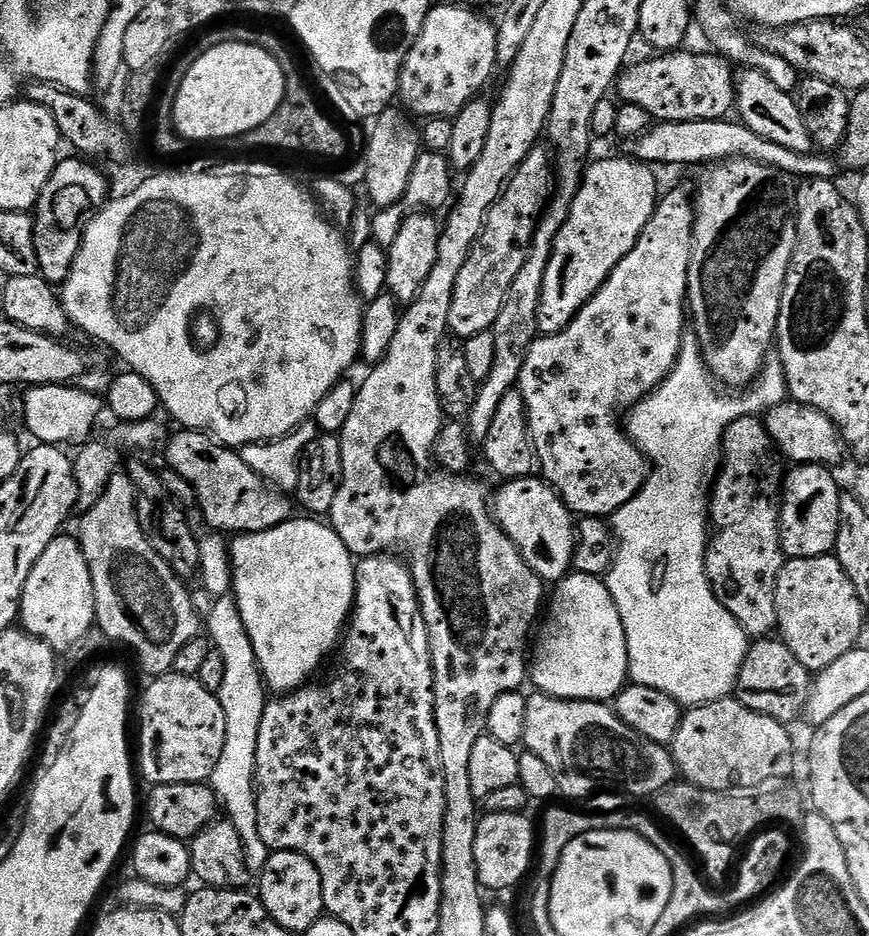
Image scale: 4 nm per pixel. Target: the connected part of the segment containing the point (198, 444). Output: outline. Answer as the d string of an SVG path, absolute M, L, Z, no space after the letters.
M180 430L177 436L167 437L163 452L169 466L192 487L200 503L200 512L205 522L212 527L209 529L220 534L265 532L293 519L293 501L254 474L254 470L242 462L239 451L216 443L211 436L205 436L203 432Z

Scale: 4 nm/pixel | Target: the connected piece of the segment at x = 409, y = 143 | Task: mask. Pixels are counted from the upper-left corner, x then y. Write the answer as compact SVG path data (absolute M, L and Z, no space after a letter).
M389 106L371 123L364 154L364 188L375 209L399 205L420 153L422 138L414 123L401 109Z

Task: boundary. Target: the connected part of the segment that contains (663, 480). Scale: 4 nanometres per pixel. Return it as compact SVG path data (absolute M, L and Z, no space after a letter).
M688 338L680 345L672 372L626 413L626 435L645 457L652 459L652 466L650 462L650 475L640 484L639 491L610 517L610 532L618 543L606 583L622 618L631 683L662 690L662 694L670 694L681 706L709 704L731 697L750 643L734 614L713 594L704 569L704 549L708 547L710 531L706 519L706 484L704 488L708 459L711 456L713 459L719 449L730 422L743 416L759 417L785 400L784 371L779 363L765 363L760 375L739 390L721 390L709 376L695 339Z

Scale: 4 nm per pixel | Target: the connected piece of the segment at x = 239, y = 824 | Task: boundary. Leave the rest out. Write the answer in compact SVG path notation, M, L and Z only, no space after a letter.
M231 594L218 596L211 603L208 620L206 616L206 636L215 652L222 654L222 662L226 662L226 674L222 681L222 690L218 694L222 710L226 714L226 746L222 746L222 758L218 758L218 766L214 766L212 771L210 787L223 811L224 808L228 811L225 812L227 819L231 820L242 838L249 873L259 874L270 855L266 842L262 842L262 834L258 834L258 806L254 782L258 726L262 726L266 685L258 666L258 658L254 654L254 646L250 642L250 634L246 634L246 626L236 605L236 597Z

